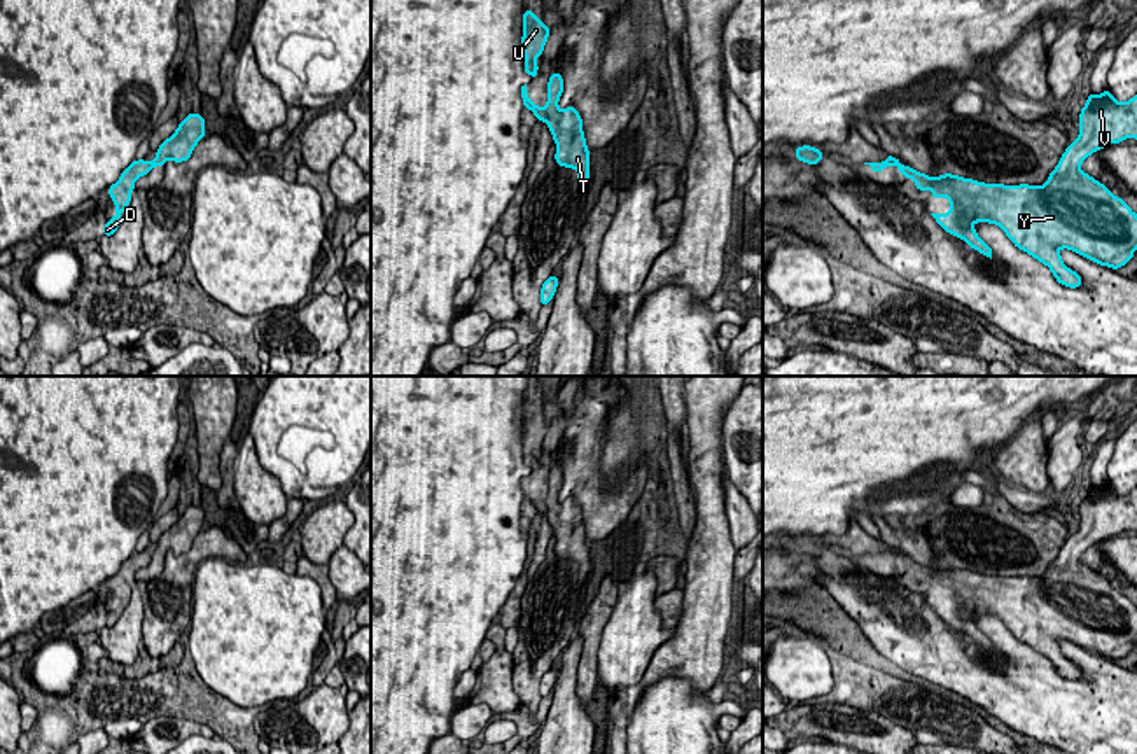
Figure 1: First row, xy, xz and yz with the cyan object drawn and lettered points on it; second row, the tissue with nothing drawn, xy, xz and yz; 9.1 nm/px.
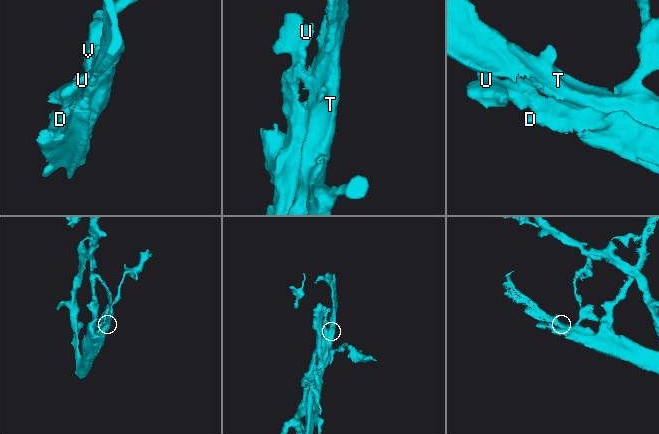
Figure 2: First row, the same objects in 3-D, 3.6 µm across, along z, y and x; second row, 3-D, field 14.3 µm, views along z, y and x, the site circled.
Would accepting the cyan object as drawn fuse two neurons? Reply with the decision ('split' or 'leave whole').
split

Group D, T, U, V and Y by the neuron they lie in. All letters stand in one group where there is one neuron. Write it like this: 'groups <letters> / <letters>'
groups D U / T V Y

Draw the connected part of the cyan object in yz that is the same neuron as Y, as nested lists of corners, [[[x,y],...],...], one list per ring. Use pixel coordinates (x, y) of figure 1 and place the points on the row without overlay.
[[[1109,481],[1092,486],[1079,506],[1079,530],[1071,534],[1057,560],[1044,577],[1002,577],[983,576],[952,565],[941,569],[924,567],[910,558],[903,558],[901,567],[913,570],[918,583],[931,581],[932,590],[950,591],[948,605],[931,605],[950,626],[962,630],[971,640],[992,651],[992,640],[976,626],[974,614],[997,616],[1020,642],[1046,656],[1057,674],[1078,681],[1081,668],[1069,661],[1060,649],[1060,640],[1113,661],[1125,658],[1137,640],[1137,605],[1111,581],[1081,563],[1081,555],[1109,535],[1121,535],[1123,530],[1137,530],[1137,486],[1127,495],[1120,495]]]

